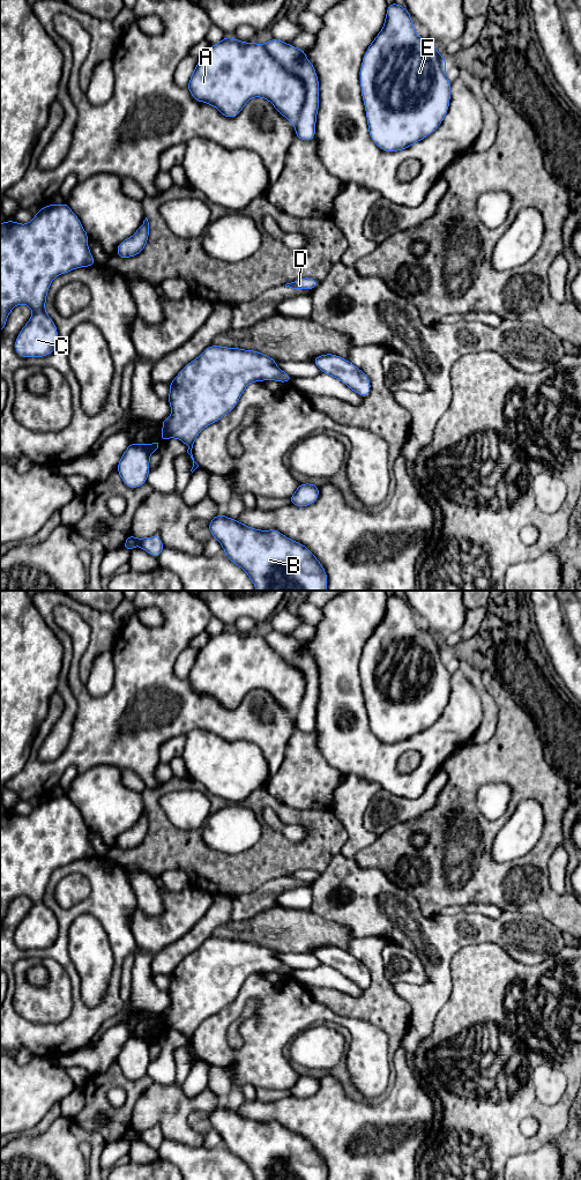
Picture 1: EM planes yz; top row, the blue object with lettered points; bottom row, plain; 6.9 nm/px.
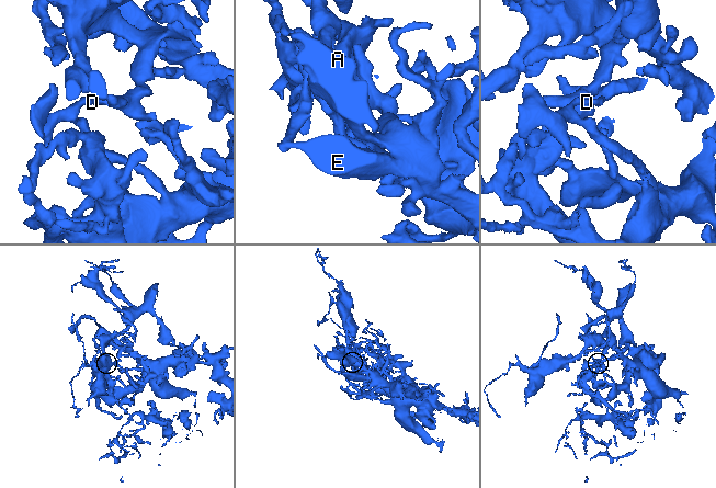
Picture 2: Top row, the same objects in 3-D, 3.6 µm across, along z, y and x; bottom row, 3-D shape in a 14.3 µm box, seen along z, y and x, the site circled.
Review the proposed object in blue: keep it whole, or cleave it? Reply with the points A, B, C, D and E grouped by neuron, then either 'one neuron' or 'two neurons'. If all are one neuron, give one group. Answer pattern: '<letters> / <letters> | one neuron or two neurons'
A C / B D E | two neurons

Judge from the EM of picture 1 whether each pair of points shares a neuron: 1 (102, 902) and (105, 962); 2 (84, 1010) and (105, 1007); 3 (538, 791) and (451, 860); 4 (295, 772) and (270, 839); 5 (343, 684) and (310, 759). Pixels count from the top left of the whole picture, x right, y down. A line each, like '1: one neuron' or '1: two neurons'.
1: two neurons
2: one neuron
3: one neuron
4: two neurons
5: two neurons

